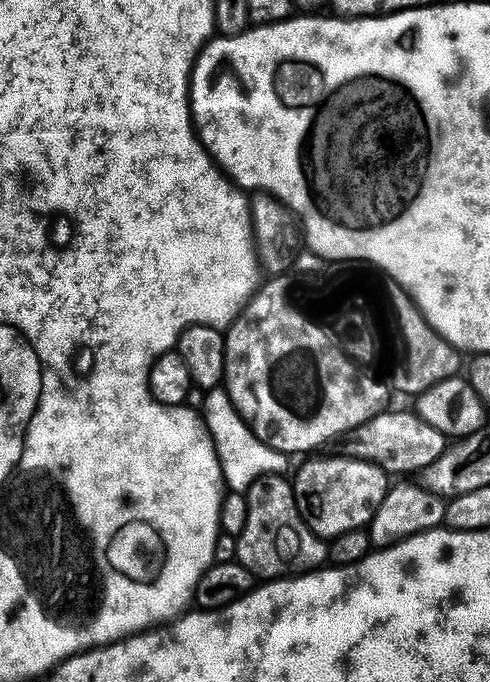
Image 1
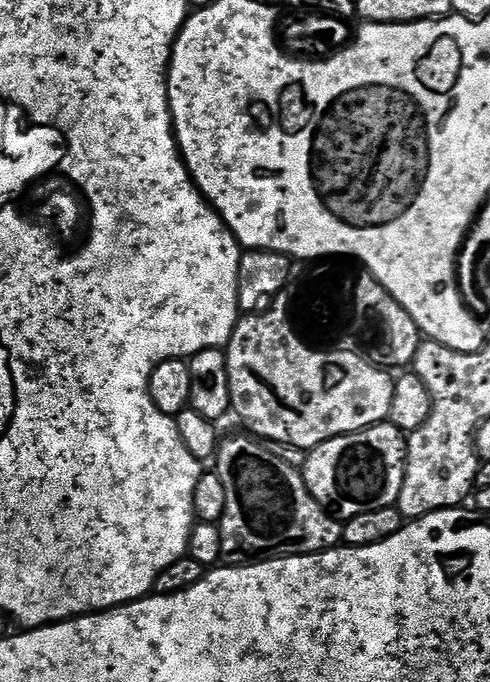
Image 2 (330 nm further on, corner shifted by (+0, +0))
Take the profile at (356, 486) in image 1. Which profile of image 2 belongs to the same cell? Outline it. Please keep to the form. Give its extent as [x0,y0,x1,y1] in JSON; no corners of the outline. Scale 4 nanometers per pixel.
[302,422,408,521]

